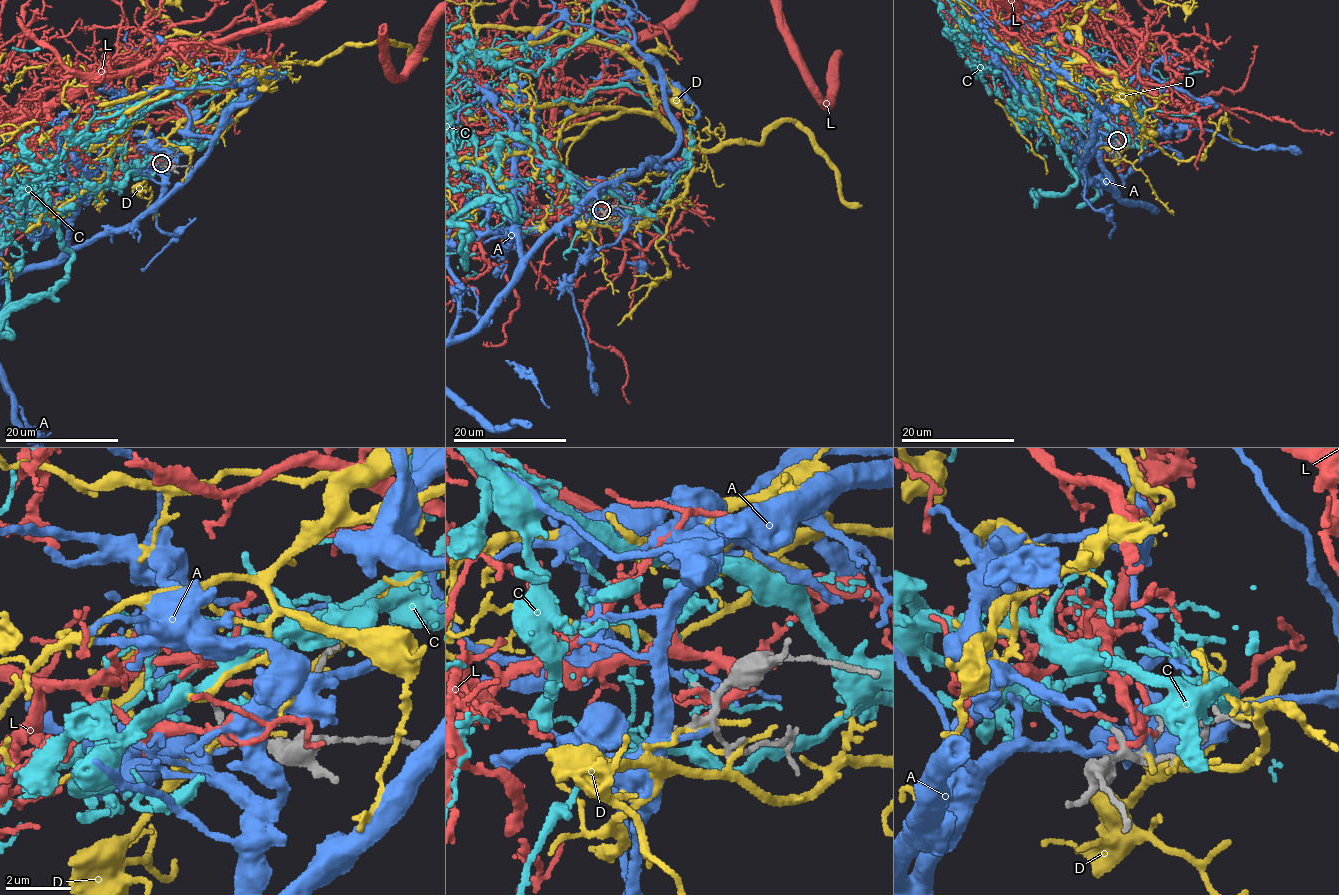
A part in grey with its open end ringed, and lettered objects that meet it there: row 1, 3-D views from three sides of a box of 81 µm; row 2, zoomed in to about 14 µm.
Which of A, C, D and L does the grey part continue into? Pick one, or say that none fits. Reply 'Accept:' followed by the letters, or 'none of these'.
Accept: C

